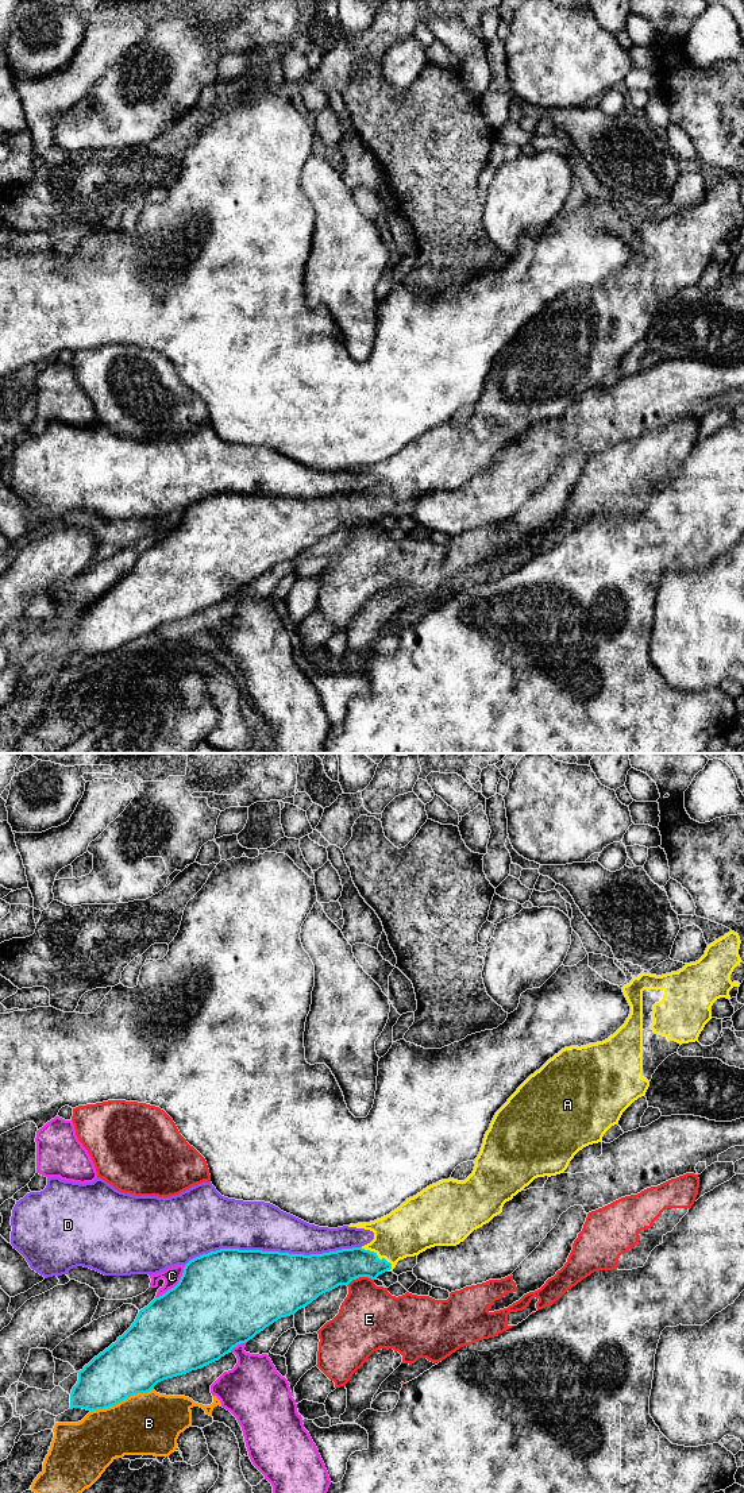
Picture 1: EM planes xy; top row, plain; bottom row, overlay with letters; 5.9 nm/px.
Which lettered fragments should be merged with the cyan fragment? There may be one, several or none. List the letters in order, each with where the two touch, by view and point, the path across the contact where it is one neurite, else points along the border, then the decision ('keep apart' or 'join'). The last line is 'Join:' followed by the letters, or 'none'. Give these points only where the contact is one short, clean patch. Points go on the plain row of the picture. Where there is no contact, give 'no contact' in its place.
A: contact xy (377, 501); join
B: contact xy (122, 644); keep apart
C: contact xy (176, 529); keep apart
D: contact xy (273, 496); keep apart
E: contact xy (359, 520); keep apart
Join: A

